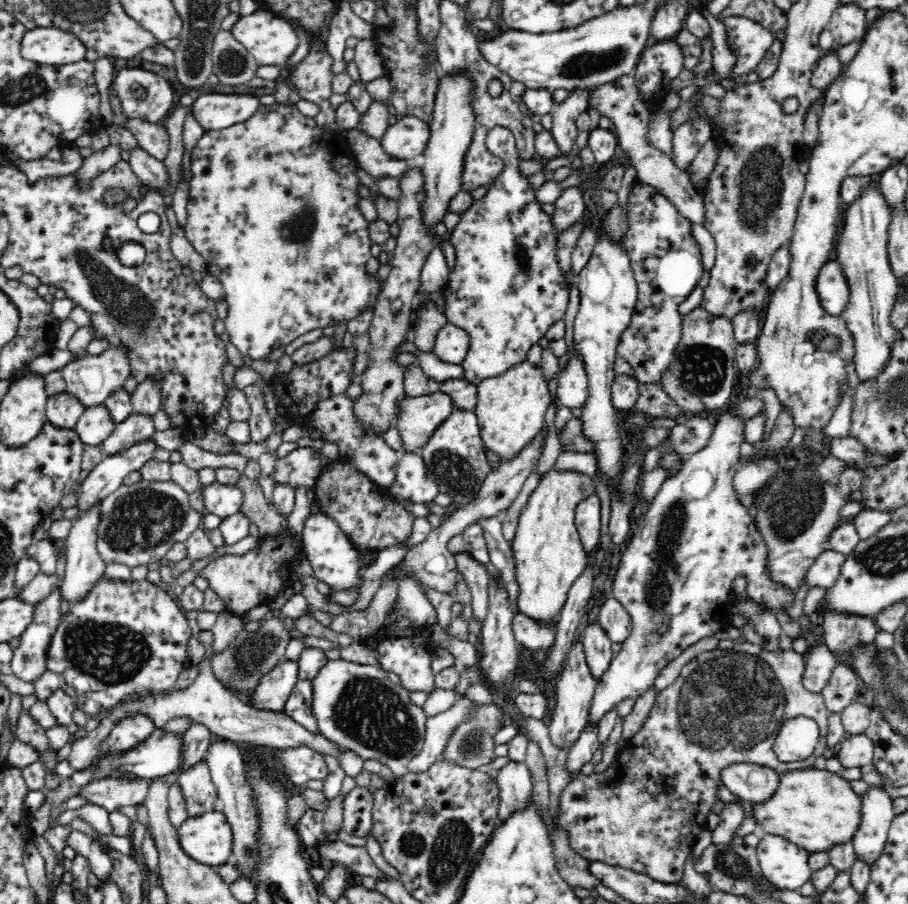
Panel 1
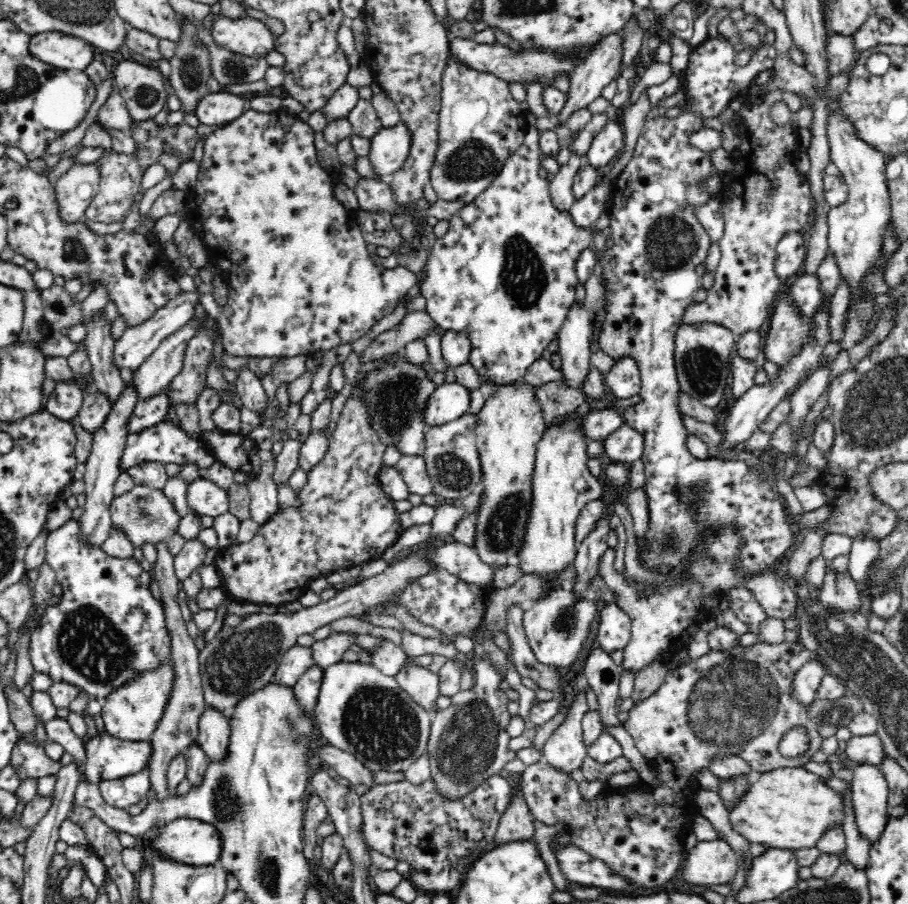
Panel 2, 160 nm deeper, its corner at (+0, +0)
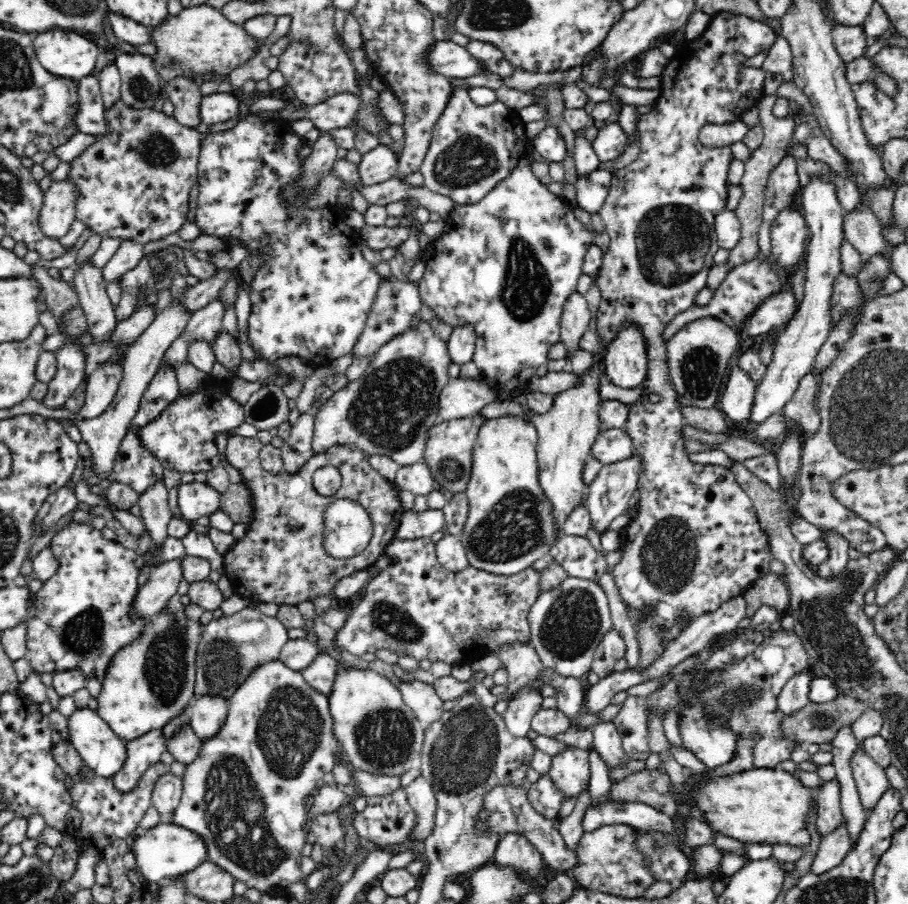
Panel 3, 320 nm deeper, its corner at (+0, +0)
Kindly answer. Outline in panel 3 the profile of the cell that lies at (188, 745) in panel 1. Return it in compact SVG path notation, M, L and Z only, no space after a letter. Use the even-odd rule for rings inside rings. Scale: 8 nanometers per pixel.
M172 773L161 776L155 782L151 804L158 811L162 822L172 823L172 816L180 806L182 792L182 779Z

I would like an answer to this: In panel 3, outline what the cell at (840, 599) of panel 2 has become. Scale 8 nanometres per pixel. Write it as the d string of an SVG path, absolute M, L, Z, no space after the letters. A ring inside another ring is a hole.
M828 529L820 531L822 533L820 540L827 543L829 556L822 565L815 567L815 573L818 577L826 577L829 580L839 576L846 569L851 547L840 533Z

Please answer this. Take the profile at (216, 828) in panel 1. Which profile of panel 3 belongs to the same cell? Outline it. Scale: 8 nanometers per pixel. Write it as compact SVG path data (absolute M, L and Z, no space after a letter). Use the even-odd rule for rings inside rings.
M160 822L156 826L134 836L129 842L129 850L134 855L138 870L148 883L160 883L198 868L206 861L206 845L196 833L170 822Z

